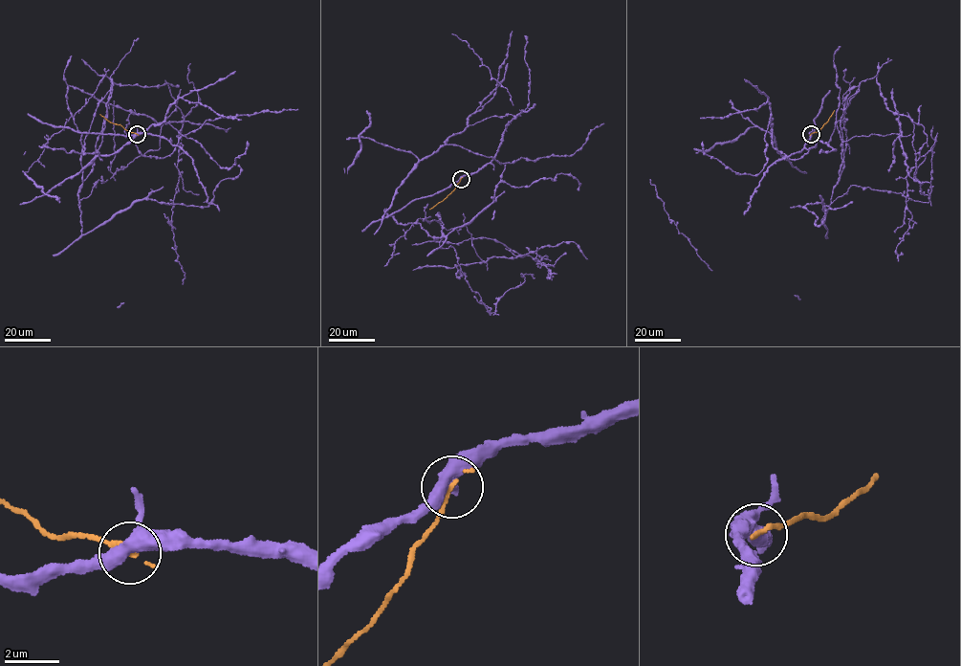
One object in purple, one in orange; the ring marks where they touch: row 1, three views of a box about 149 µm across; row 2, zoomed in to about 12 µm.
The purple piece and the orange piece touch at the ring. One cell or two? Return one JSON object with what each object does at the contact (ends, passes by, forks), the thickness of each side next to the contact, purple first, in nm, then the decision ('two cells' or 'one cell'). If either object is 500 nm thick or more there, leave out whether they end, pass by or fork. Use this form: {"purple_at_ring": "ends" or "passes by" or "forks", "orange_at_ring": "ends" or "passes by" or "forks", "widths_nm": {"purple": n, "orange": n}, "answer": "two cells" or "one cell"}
{"purple_at_ring": "forks", "orange_at_ring": "ends", "widths_nm": {"purple": 380, "orange": 170}, "answer": "two cells"}

